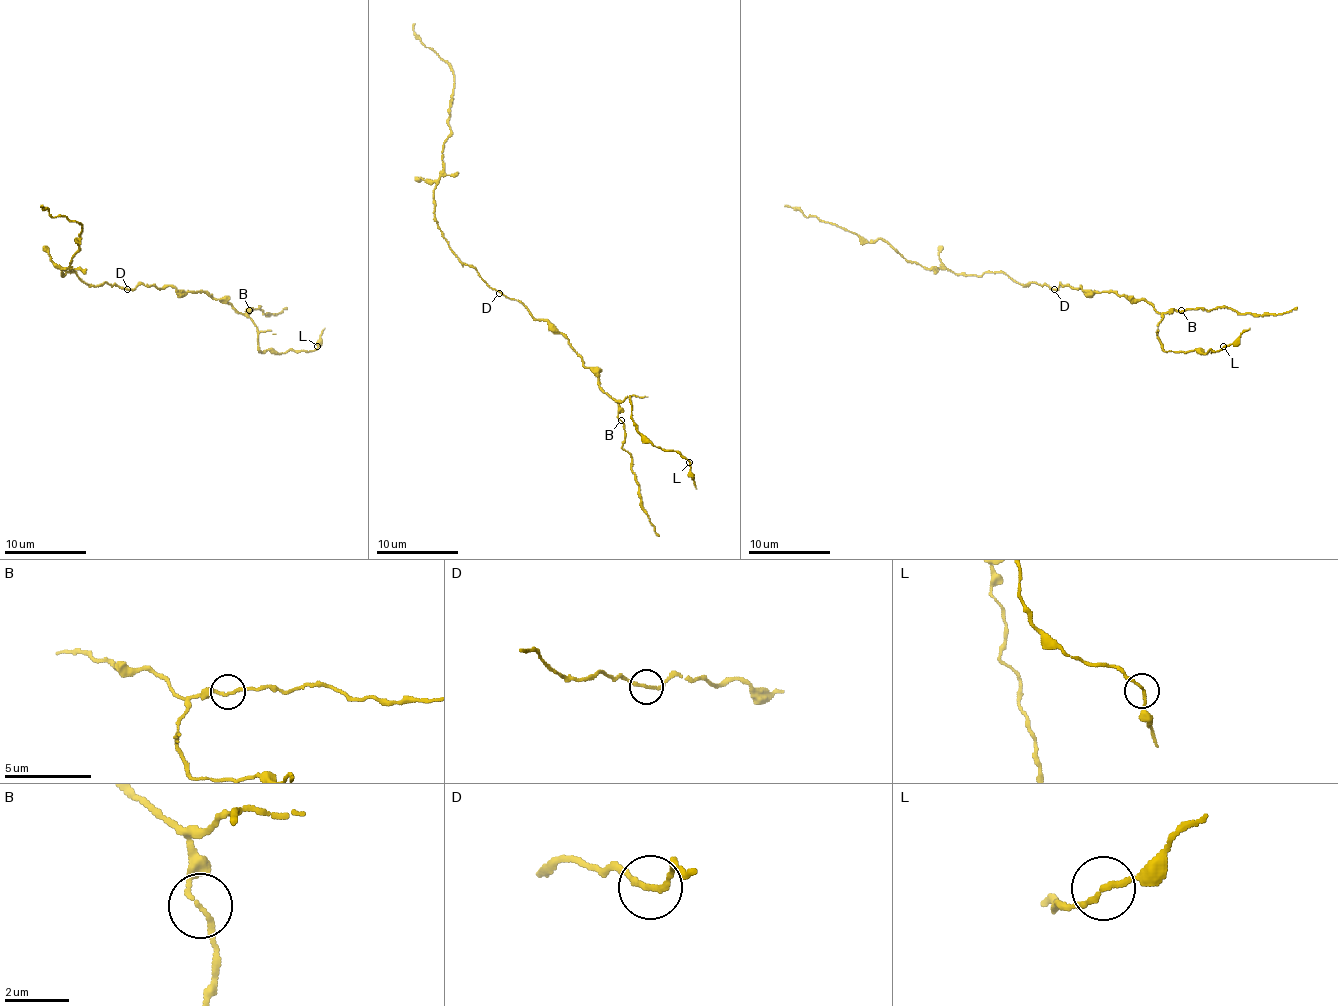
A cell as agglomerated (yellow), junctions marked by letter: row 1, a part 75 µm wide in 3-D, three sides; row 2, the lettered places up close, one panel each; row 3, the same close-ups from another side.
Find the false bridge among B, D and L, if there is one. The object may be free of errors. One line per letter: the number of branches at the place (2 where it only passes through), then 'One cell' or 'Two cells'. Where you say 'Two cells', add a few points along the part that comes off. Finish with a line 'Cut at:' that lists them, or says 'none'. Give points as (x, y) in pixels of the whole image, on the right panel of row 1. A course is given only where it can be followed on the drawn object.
B: Branches: 2. One cell
D: Branches: 2. One cell
L: Branches: 2. One cell
Cut at: none

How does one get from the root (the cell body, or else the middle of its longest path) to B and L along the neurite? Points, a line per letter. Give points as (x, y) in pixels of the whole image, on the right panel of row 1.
B: (1052, 287), (1060, 283), (1115, 291), (1146, 299), (1162, 314), (1181, 310)
L: (1052, 287), (1080, 285), (1146, 299), (1162, 318), (1158, 340), (1166, 351), (1207, 353), (1223, 346)

